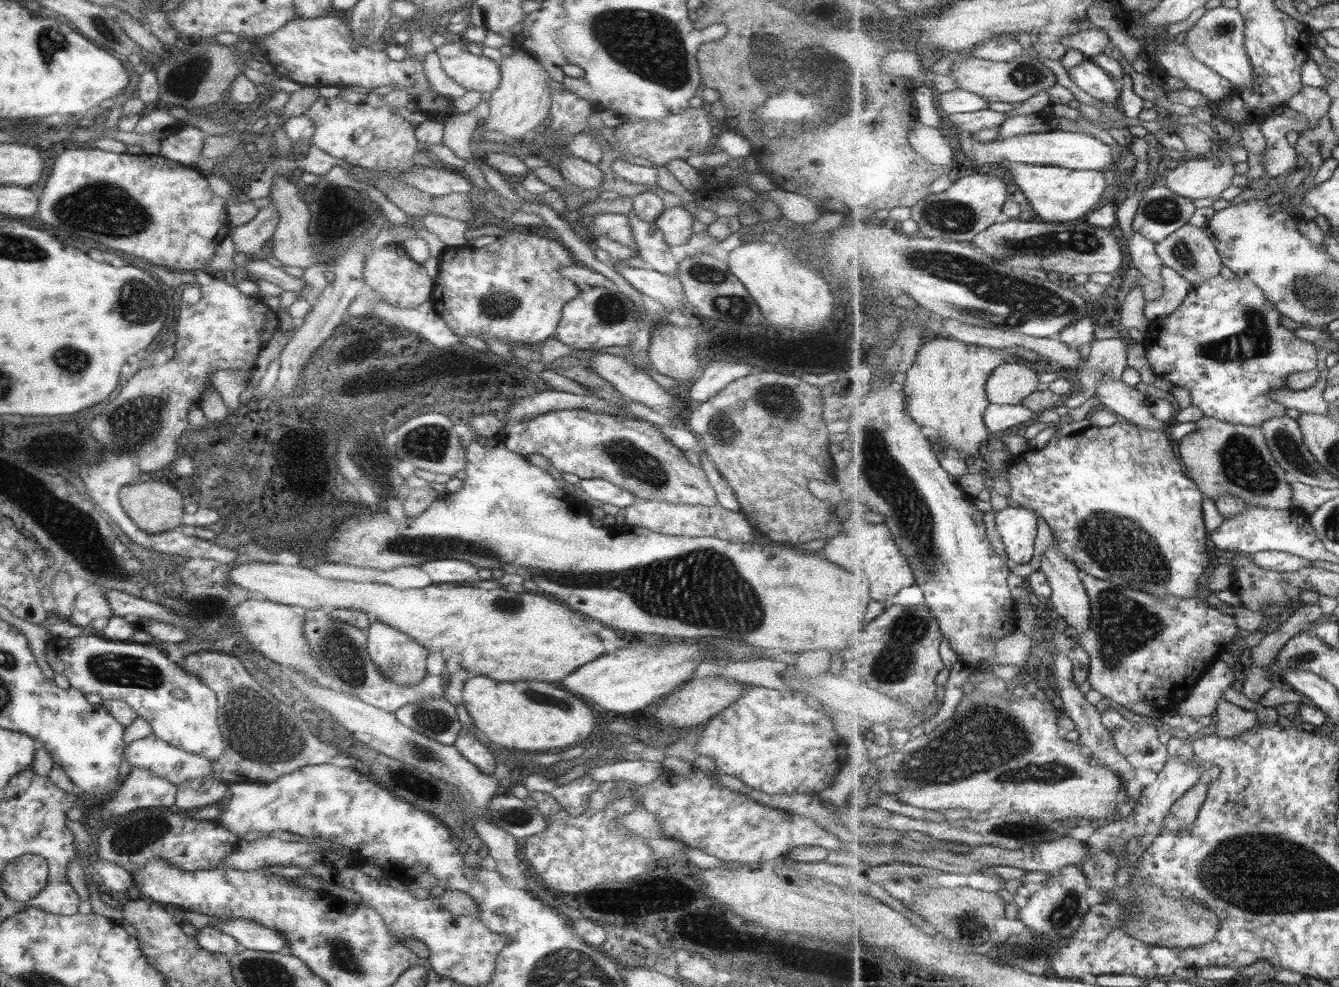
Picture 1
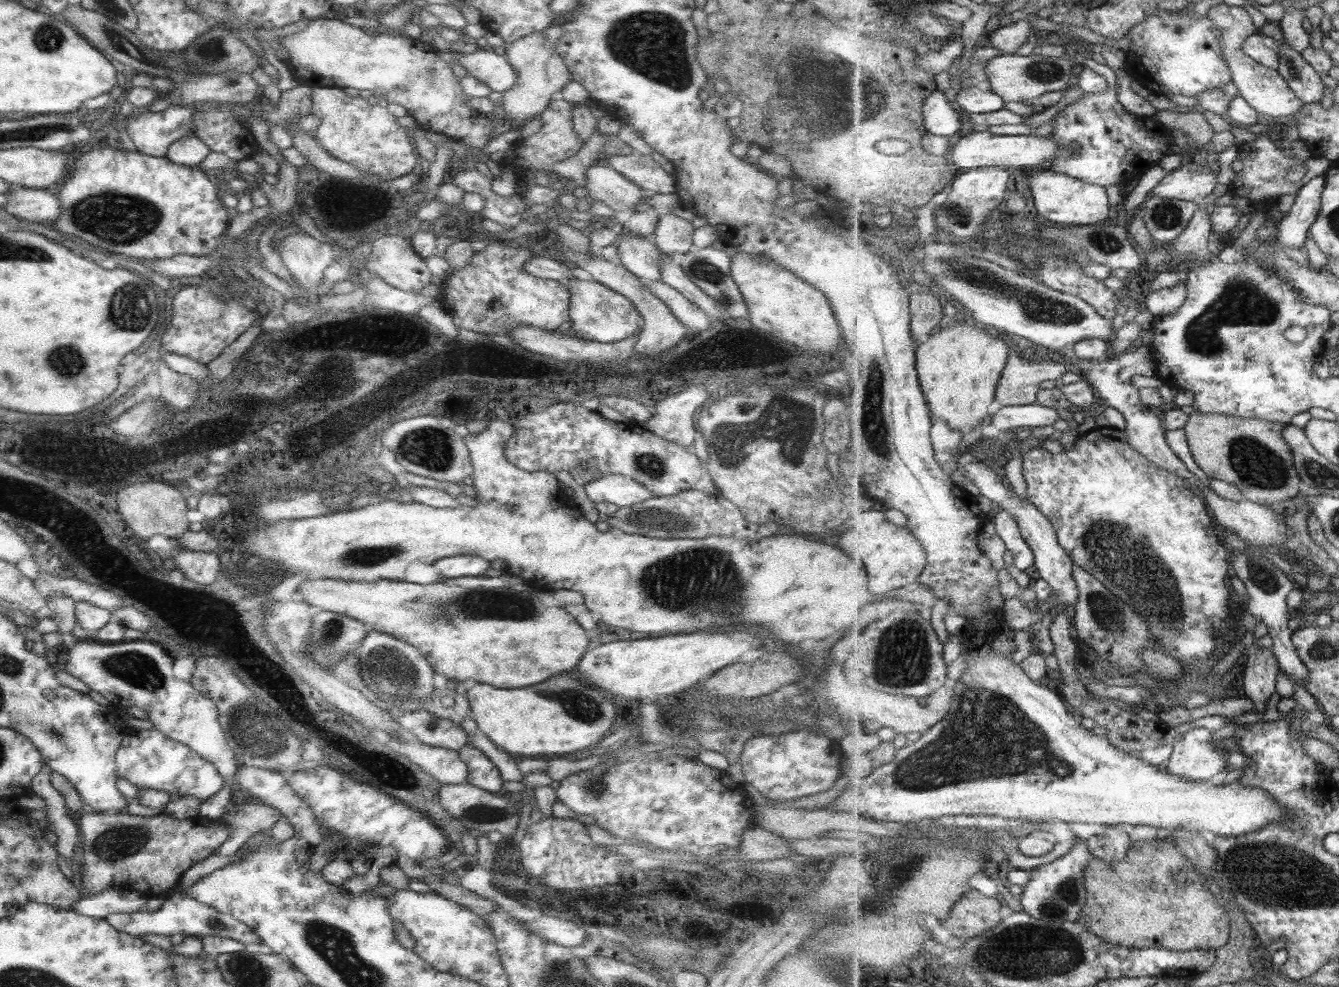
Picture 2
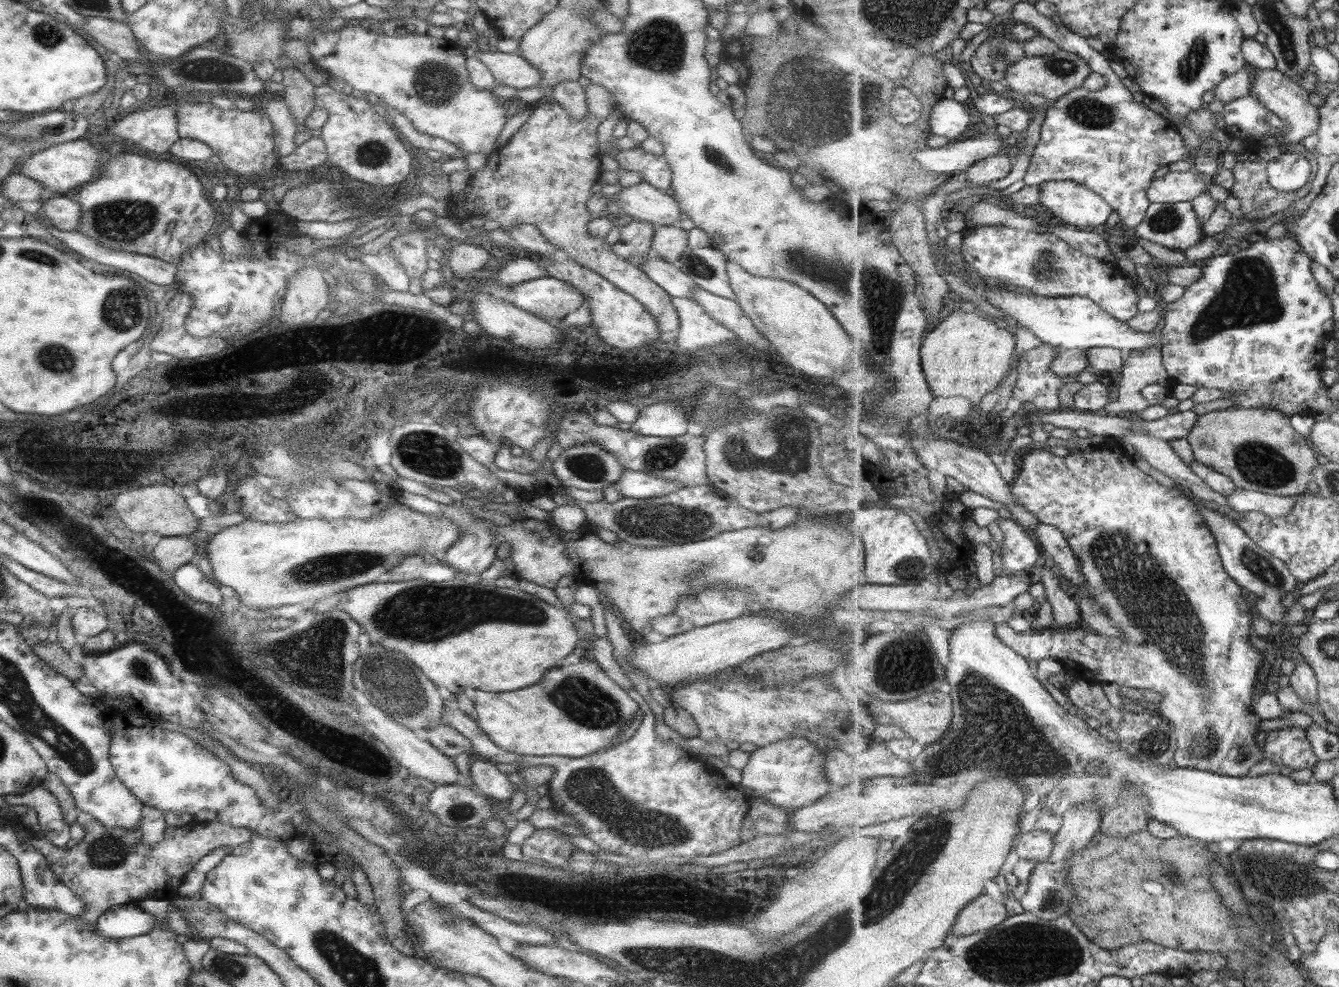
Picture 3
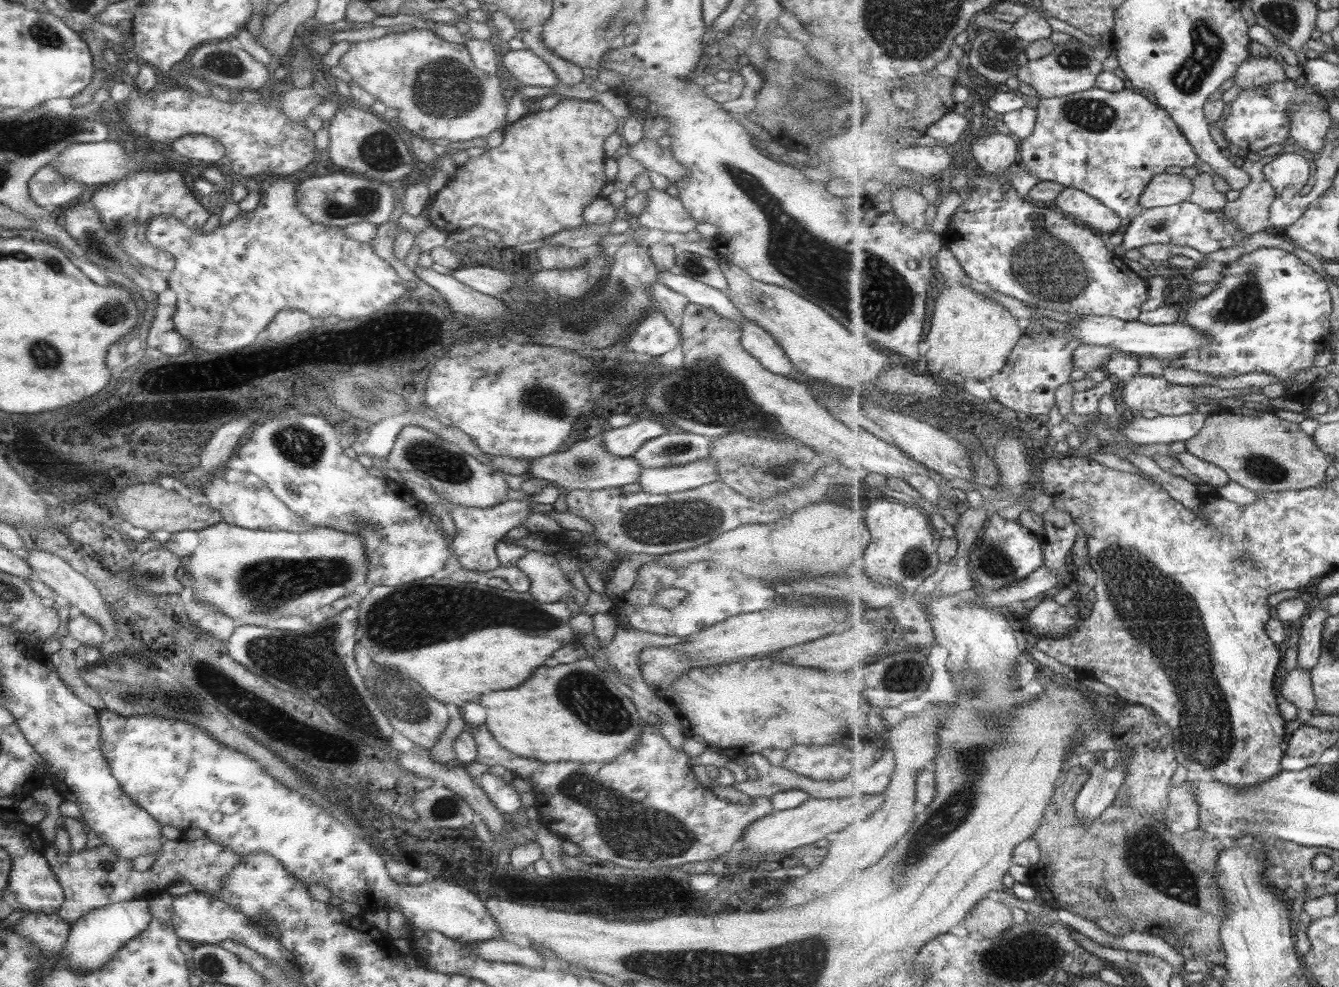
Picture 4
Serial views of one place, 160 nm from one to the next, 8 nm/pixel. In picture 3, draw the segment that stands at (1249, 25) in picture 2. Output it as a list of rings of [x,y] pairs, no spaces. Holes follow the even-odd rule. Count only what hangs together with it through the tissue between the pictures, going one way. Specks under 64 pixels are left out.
[[[1252,67],[1253,90],[1251,95],[1257,97],[1265,107],[1271,112],[1280,116],[1288,125],[1290,130],[1281,137],[1278,141],[1282,144],[1297,145],[1303,137],[1309,136],[1318,129],[1320,112],[1319,107],[1309,102],[1310,92],[1297,85],[1289,75],[1275,69],[1261,69]]]

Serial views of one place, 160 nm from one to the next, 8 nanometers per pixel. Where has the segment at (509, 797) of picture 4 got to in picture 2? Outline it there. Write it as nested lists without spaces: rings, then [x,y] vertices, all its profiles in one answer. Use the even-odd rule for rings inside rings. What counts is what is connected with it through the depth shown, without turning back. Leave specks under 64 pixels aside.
[[[465,744],[460,746],[457,753],[466,764],[467,783],[488,793],[500,794],[502,792],[503,780],[497,768],[480,750]]]

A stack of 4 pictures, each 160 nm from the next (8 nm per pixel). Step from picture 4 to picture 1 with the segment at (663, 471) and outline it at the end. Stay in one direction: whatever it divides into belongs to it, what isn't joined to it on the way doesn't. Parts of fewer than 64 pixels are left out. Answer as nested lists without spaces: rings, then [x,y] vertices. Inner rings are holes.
[[[579,479],[577,486],[583,490],[591,502],[596,502],[597,505],[609,504],[618,509],[625,509],[635,500],[631,493],[603,479]]]

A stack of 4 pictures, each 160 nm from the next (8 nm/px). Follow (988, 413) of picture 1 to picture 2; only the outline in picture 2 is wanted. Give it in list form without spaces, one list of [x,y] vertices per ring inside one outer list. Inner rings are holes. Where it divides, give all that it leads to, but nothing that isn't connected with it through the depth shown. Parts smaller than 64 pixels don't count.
[[[1033,403],[1023,406],[996,406],[991,413],[992,425],[1001,431],[1023,427],[1049,427],[1061,417],[1053,408]]]

